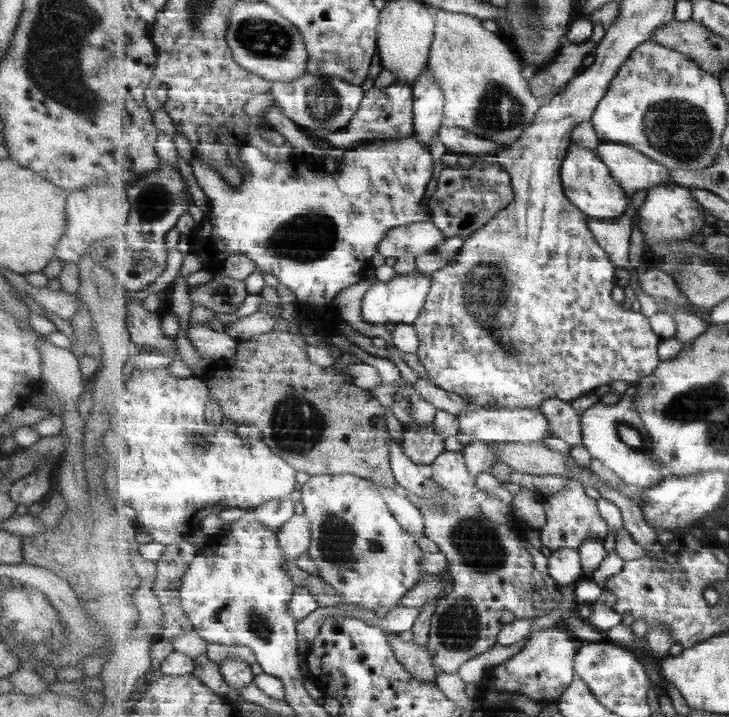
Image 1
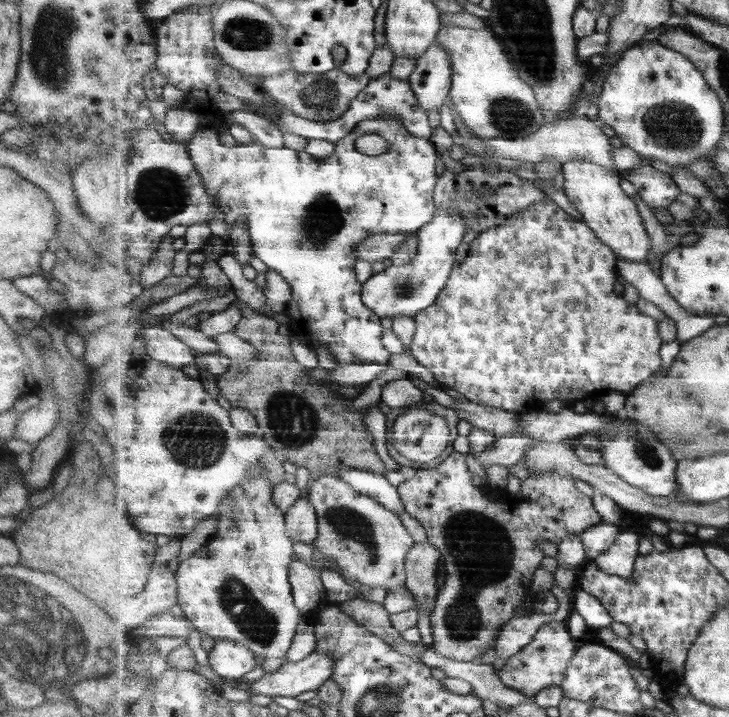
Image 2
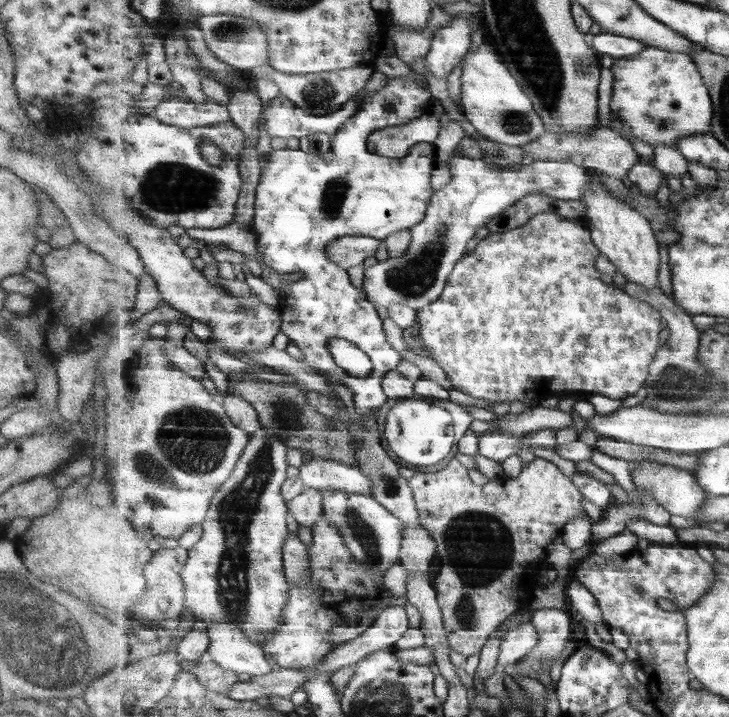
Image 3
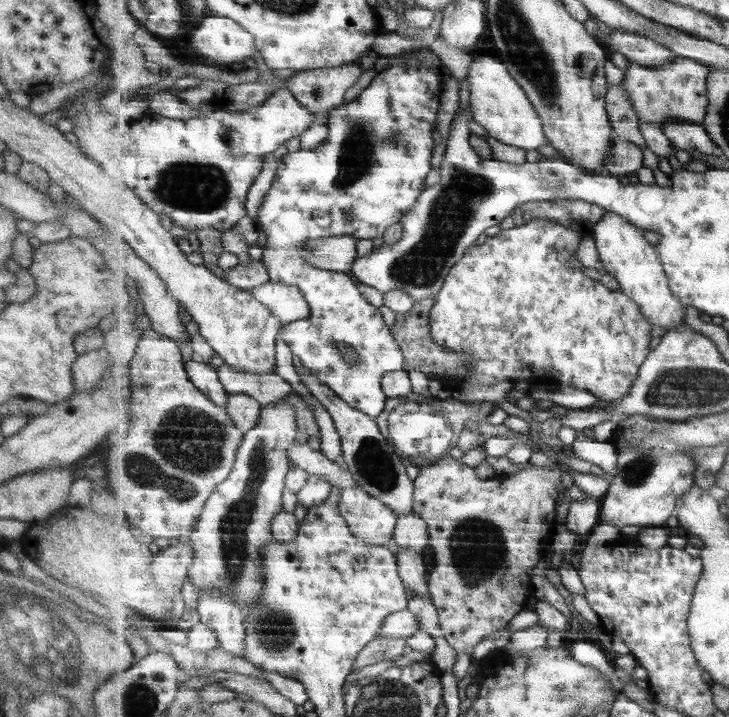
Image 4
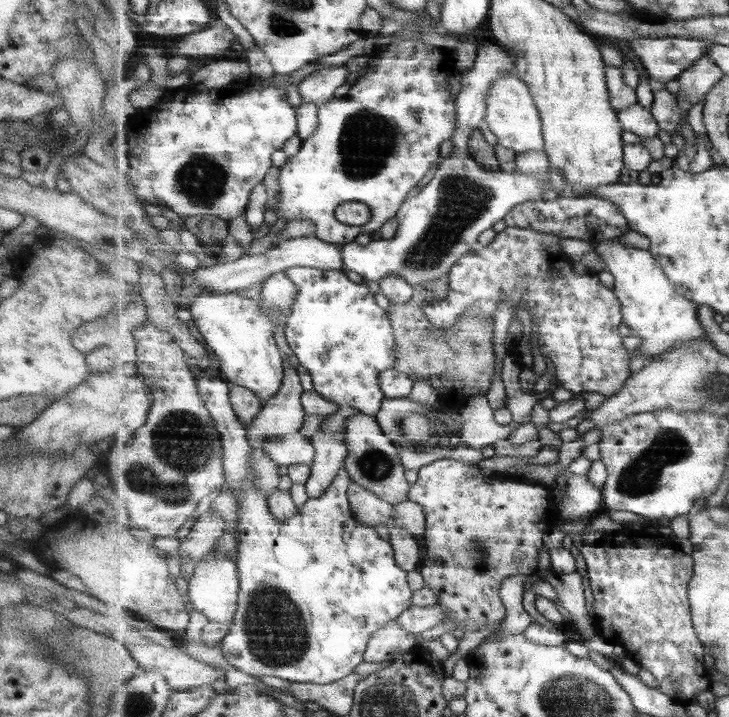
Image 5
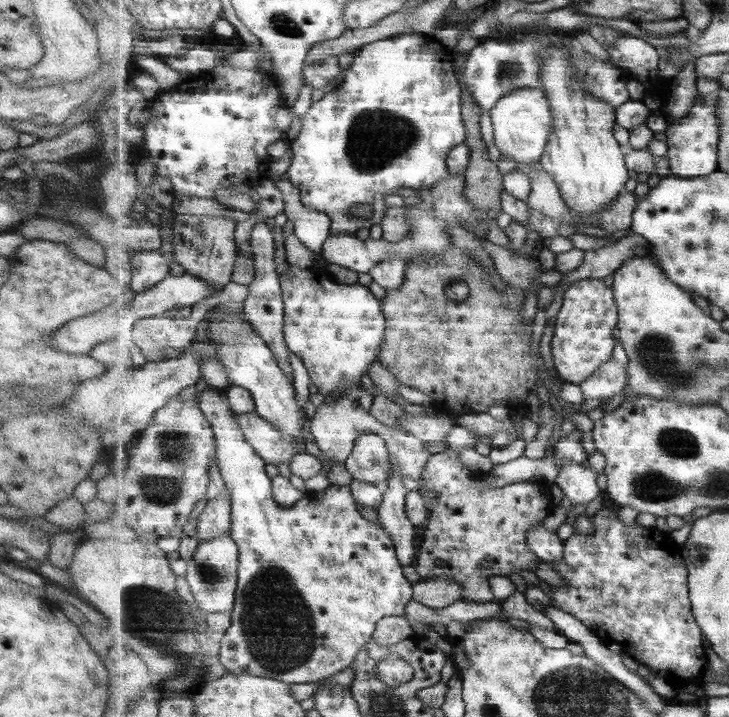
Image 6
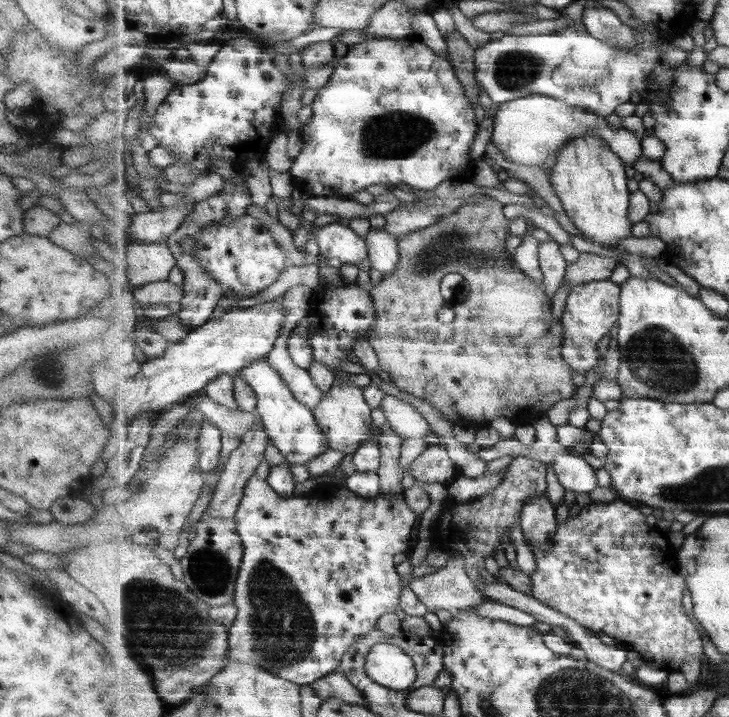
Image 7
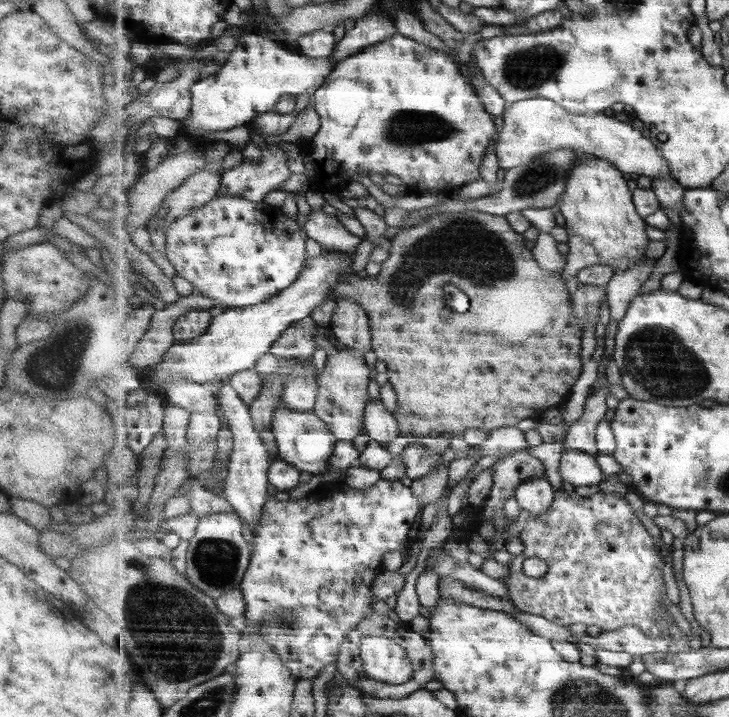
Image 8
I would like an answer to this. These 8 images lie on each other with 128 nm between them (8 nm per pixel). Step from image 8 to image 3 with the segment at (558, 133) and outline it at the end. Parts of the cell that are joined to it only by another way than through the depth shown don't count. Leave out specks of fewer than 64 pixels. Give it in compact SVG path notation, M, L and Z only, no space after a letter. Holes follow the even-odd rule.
M482 42L477 48L469 46L469 52L461 62L461 72L460 107L469 122L485 138L509 146L525 146L545 134L545 122L534 109L534 101L513 77L496 48L491 48L487 42Z

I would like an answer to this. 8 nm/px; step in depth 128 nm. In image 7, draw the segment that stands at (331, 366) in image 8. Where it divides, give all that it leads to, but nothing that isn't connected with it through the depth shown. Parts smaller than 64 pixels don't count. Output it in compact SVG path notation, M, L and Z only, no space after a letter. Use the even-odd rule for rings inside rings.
M338 377L333 387L324 394L323 400L313 408L315 419L326 438L330 441L330 450L354 453L369 440L378 441L384 434L384 428L377 428L372 418L372 408L363 395L363 387L348 381L341 381ZM372 437L372 438L371 438Z

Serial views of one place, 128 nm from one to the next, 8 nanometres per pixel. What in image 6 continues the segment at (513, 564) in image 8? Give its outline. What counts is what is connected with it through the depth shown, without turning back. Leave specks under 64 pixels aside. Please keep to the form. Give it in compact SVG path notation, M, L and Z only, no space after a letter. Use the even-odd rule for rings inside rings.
M615 508L597 511L592 524L595 526L593 535L583 536L574 532L564 541L564 558L552 564L555 572L565 577L565 585L563 589L551 587L551 605L571 613L606 641L618 643L624 653L637 663L646 665L657 677L665 678L677 692L687 684L703 684L708 666L707 654L701 640L701 628L691 612L687 586L689 572L682 554L683 545L675 544L669 538L669 532L645 527L639 522L625 526L619 520L619 509Z

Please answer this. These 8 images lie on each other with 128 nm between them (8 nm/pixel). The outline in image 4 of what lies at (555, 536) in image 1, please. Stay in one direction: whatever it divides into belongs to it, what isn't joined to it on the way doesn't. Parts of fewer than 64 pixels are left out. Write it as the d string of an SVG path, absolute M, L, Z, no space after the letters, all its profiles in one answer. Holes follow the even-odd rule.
M449 456L420 468L414 482L414 512L427 522L431 534L434 565L428 574L429 592L439 611L446 639L457 652L465 652L471 657L481 641L493 632L507 628L509 622L527 608L531 596L537 595L531 572L542 561L558 526L559 494L555 485L560 484L560 475L557 466L548 470L527 464L521 472L505 478L505 482L493 477L483 479L477 476L475 468Z

